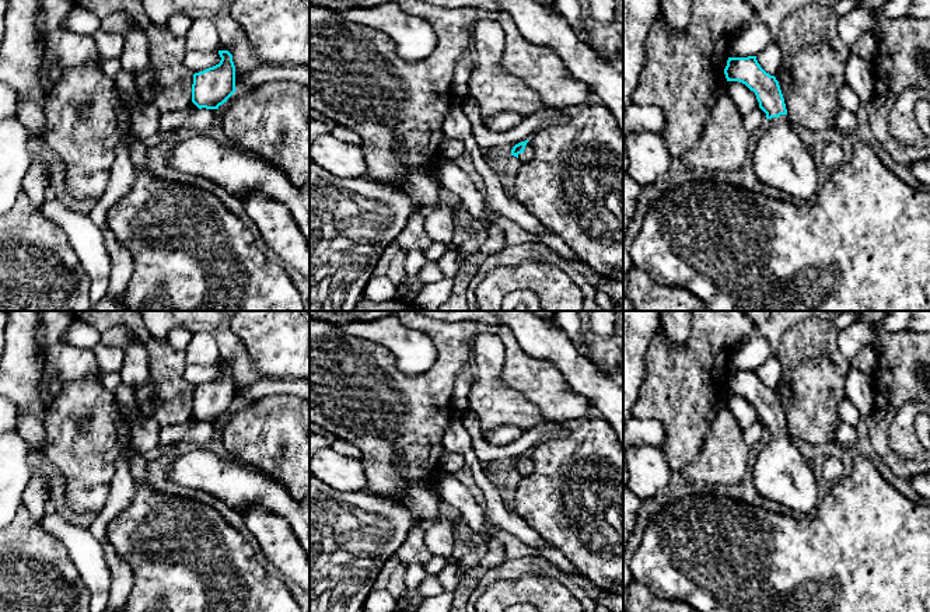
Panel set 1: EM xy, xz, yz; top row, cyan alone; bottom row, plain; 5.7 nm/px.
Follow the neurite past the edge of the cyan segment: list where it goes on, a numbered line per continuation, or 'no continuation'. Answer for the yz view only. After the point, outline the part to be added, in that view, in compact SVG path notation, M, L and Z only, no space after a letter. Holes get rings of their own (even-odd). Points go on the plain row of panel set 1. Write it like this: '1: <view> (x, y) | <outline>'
1: yz (782, 474) | M787 429L766 434L749 478L756 493L796 513L808 517L818 507L817 476Z

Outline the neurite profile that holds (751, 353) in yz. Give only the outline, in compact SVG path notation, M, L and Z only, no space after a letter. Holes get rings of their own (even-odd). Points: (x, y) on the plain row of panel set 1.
M763 336L744 339L728 357L730 371L756 370L769 357L769 346Z

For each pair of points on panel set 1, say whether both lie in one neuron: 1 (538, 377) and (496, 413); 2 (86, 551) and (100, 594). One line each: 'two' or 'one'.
1: two
2: one

